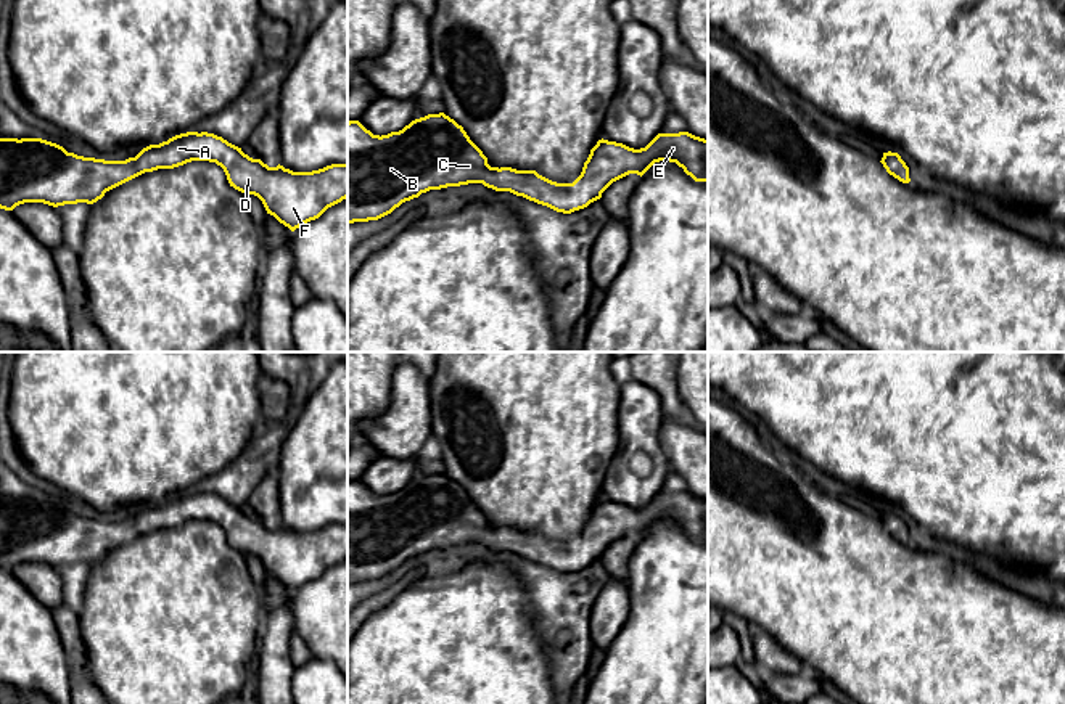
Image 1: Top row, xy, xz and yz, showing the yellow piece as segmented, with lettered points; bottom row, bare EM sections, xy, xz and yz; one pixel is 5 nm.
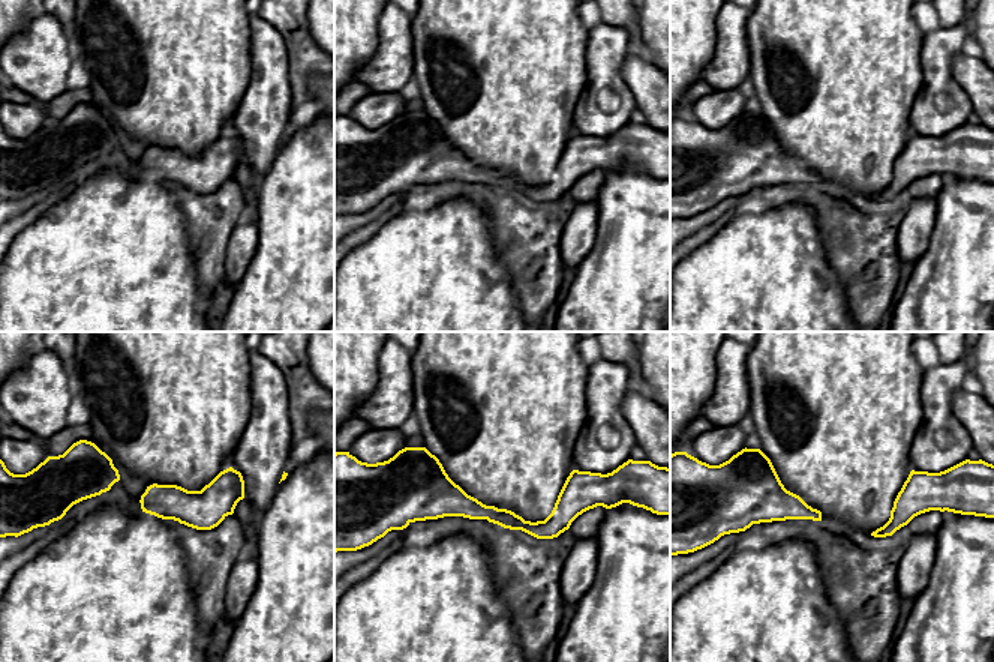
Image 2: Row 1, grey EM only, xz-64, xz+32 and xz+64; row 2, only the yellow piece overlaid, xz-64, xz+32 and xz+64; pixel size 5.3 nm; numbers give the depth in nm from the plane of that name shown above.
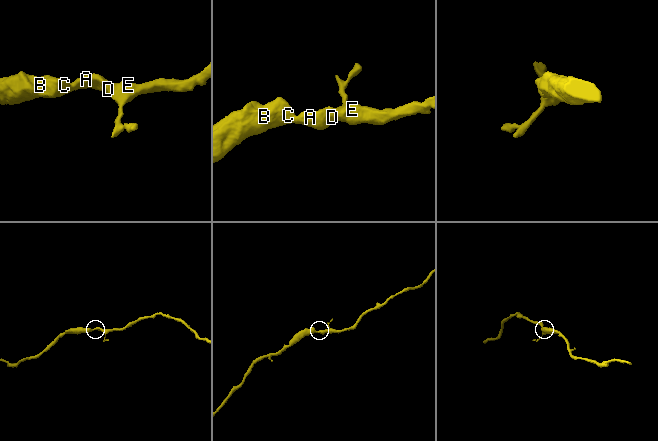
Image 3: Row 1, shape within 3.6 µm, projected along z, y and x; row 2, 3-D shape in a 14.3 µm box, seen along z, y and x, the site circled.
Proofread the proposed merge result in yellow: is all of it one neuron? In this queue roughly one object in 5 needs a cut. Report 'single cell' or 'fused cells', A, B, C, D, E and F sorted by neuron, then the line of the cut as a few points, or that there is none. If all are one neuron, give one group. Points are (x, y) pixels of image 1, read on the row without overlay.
single cell; groups A B C D E F; cut none

